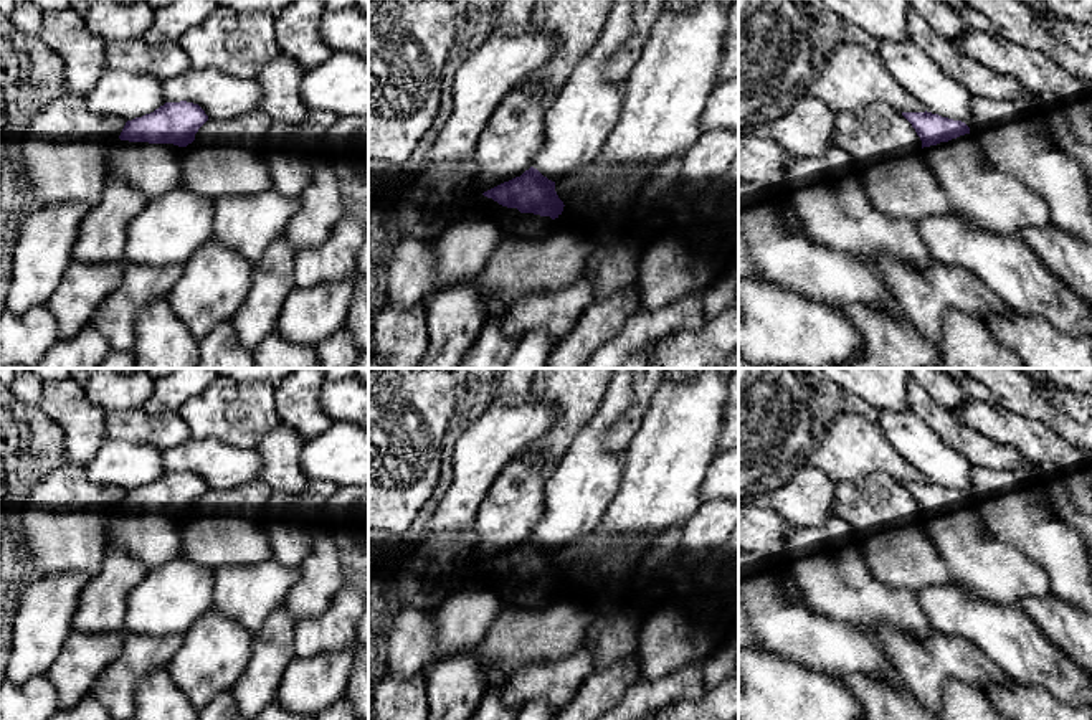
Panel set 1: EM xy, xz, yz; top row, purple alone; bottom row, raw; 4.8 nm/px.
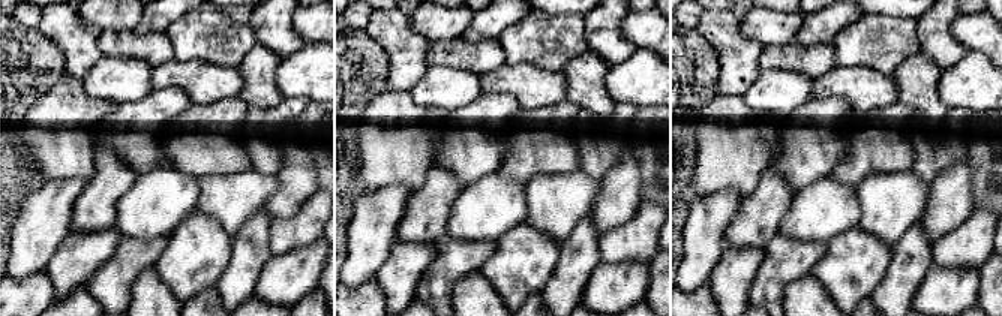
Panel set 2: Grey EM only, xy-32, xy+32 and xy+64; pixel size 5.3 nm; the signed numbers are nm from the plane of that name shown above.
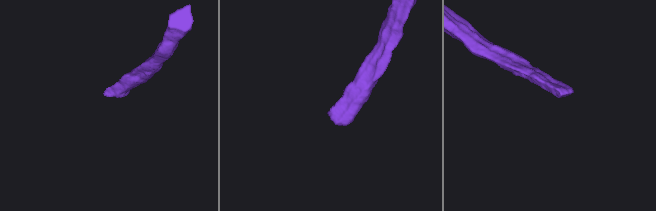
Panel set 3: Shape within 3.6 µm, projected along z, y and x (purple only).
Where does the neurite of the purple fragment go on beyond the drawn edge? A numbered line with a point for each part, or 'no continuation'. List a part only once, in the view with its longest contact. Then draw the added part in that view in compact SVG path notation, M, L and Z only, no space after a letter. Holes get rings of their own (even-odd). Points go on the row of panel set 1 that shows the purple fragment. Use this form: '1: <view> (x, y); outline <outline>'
1: xz (512, 223); outline M484 197L484 208L489 211L489 218L502 230L504 236L544 239L557 228L557 221L550 216L520 213L517 208L502 206L487 197Z

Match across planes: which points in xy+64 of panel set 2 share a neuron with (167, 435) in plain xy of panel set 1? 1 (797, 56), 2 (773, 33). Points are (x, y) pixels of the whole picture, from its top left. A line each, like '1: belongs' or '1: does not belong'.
1: belongs
2: does not belong

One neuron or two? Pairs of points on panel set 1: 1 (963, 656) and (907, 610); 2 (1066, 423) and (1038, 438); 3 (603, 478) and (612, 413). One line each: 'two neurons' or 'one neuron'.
1: two neurons
2: two neurons
3: one neuron

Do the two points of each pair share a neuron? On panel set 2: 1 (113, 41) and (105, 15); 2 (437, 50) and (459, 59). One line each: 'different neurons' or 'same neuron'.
1: different neurons
2: same neuron

